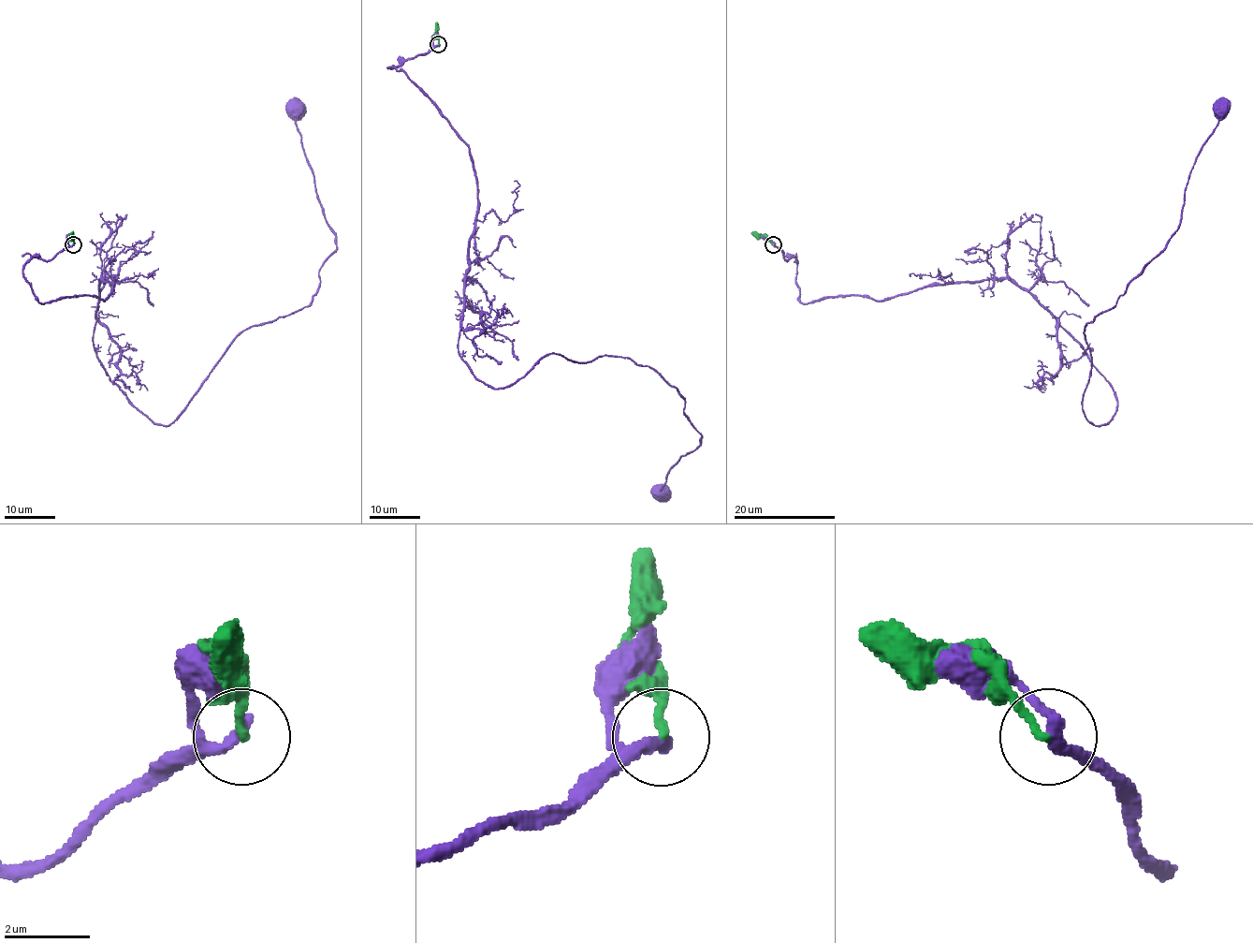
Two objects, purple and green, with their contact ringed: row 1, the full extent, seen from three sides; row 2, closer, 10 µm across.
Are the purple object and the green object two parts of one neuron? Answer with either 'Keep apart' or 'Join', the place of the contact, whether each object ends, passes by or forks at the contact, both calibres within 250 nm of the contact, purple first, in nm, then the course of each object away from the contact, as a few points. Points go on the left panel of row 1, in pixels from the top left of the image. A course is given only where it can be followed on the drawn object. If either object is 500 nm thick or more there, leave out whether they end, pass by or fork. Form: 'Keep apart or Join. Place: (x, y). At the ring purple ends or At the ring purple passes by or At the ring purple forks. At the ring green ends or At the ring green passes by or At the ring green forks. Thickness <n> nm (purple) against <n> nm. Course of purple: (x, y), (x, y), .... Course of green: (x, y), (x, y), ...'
Keep apart. Place: (73, 244). At the ring purple passes by. At the ring green ends. Thickness 240 nm (purple) against 180 nm. Course of purple: (74, 244), (22, 278), (39, 303), (112, 286), (94, 350), (169, 425), (336, 248), (296, 106). Course of green: (74, 244), (70, 234), (72, 232)

